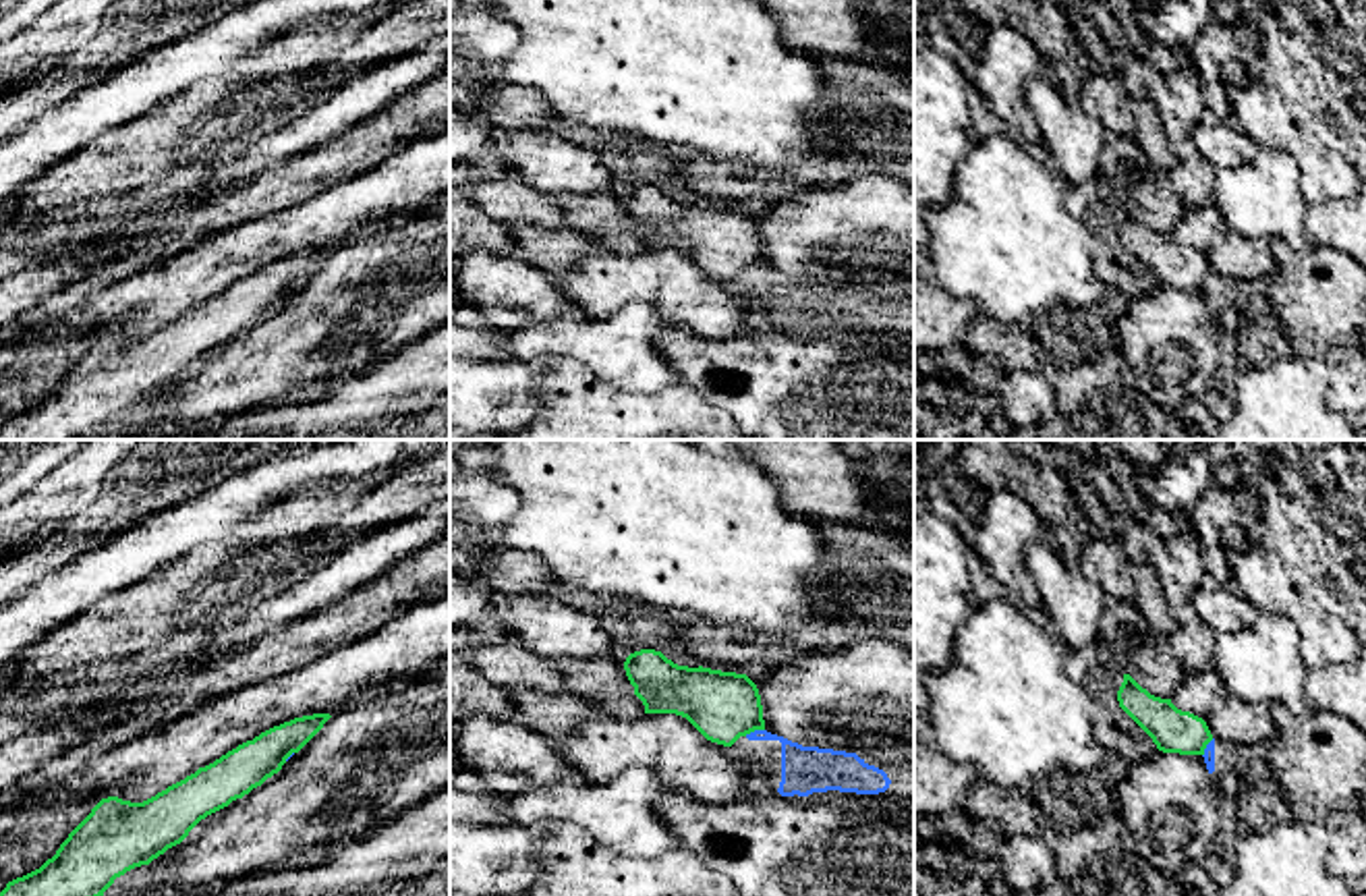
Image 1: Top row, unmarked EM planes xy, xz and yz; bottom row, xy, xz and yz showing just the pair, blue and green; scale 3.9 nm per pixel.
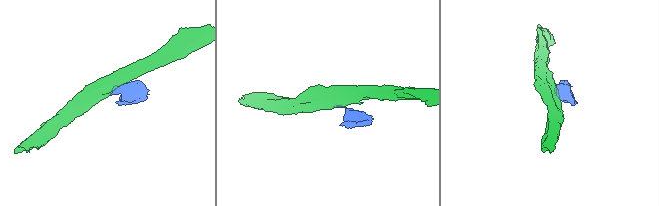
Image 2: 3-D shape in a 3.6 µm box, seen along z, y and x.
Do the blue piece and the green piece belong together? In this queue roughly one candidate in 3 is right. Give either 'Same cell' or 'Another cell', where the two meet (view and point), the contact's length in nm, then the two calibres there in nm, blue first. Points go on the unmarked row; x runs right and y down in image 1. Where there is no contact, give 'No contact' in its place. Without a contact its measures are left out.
Another cell. Touches blue at xz (755, 266). Shared border 80 nm. Thickness 190 nm (blue) against 280 nm

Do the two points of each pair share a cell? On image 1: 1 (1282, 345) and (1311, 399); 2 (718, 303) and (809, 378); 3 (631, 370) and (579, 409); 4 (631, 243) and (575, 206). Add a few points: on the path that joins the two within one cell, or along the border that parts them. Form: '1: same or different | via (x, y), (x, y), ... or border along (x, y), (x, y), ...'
1: different | border along (1296, 351), (1275, 359)
2: different | border along (753, 328), (741, 334), (703, 339)
3: different | border along (571, 357), (618, 388), (660, 393)
4: same | via (616, 233), (600, 216), (589, 214)

